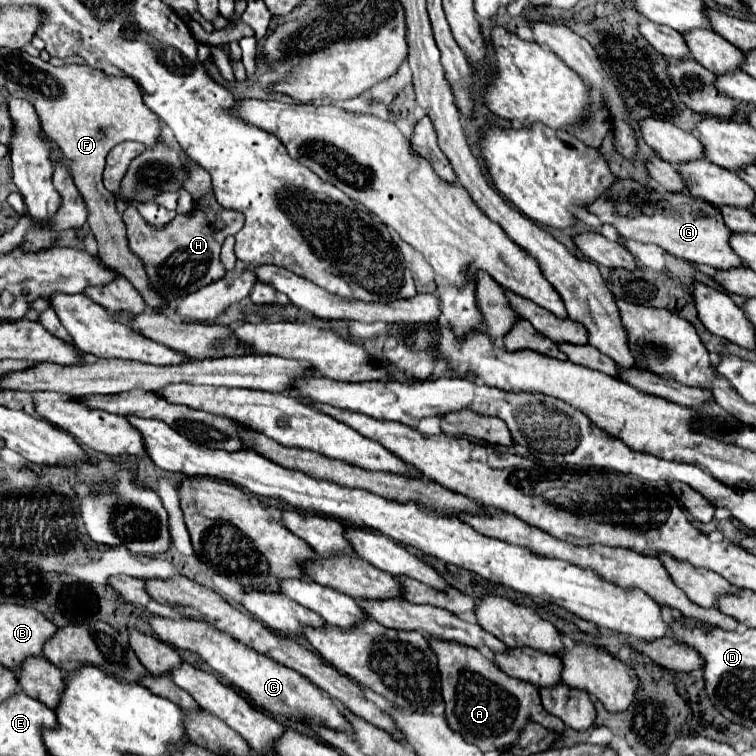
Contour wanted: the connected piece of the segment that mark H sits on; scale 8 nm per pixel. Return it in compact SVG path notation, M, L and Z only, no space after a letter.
M207 193L195 201L193 211L177 215L163 229L149 227L133 205L123 213L123 223L127 225L129 247L133 247L133 253L145 261L145 269L149 273L149 281L153 281L153 287L161 293L161 297L165 297L165 301L175 301L225 275L225 267L219 261L221 245L225 237L235 235L243 227L245 217L241 211L221 207L215 201L215 195Z

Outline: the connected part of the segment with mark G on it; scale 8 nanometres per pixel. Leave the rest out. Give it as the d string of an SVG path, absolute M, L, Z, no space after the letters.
M615 179L615 183L603 193L603 197L595 199L591 205L587 205L587 209L591 213L595 213L599 217L601 223L609 223L613 225L621 237L625 239L637 239L641 243L653 243L663 247L667 253L681 257L685 261L697 261L697 263L705 263L709 267L715 269L729 269L729 265L743 265L739 261L739 257L733 253L733 249L729 249L729 237L731 231L727 229L727 225L721 221L721 213L717 207L709 205L707 201L701 199L693 199L687 193L667 193L667 191L657 191L653 187L645 187L639 181L633 179Z

